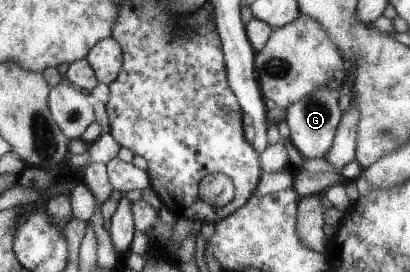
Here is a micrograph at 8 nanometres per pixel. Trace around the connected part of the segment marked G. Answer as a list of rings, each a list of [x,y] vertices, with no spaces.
[[[329,87],[318,88],[312,95],[298,100],[286,108],[285,121],[291,131],[290,141],[301,153],[304,159],[312,157],[326,157],[333,144],[333,139],[342,117],[342,111],[338,106],[338,91],[332,91]]]

